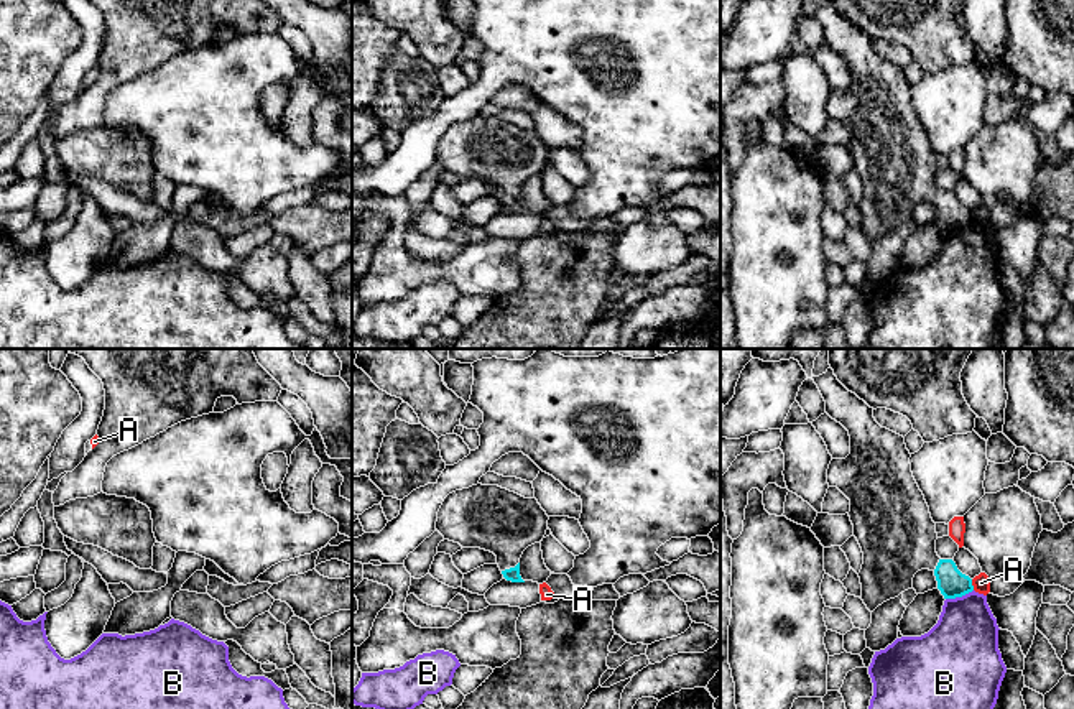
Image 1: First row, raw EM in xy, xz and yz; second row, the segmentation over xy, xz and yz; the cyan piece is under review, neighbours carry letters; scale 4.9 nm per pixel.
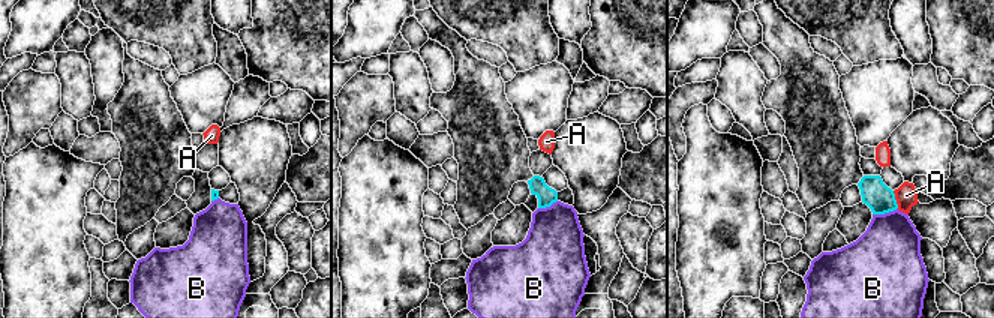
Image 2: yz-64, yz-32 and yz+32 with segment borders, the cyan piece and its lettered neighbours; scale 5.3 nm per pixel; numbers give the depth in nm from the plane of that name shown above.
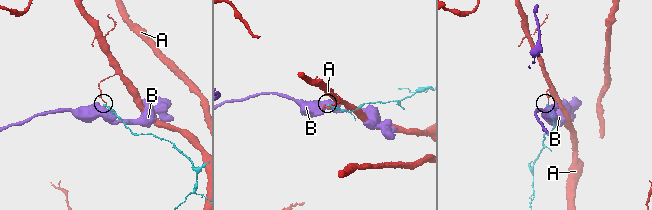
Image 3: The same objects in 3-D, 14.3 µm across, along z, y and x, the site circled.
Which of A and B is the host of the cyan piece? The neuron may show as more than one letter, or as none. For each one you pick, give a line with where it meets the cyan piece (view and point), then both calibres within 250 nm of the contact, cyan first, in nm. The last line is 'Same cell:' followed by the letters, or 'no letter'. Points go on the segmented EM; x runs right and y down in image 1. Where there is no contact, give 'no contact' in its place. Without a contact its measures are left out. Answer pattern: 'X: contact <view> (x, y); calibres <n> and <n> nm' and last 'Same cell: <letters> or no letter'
Same cell: no letter

